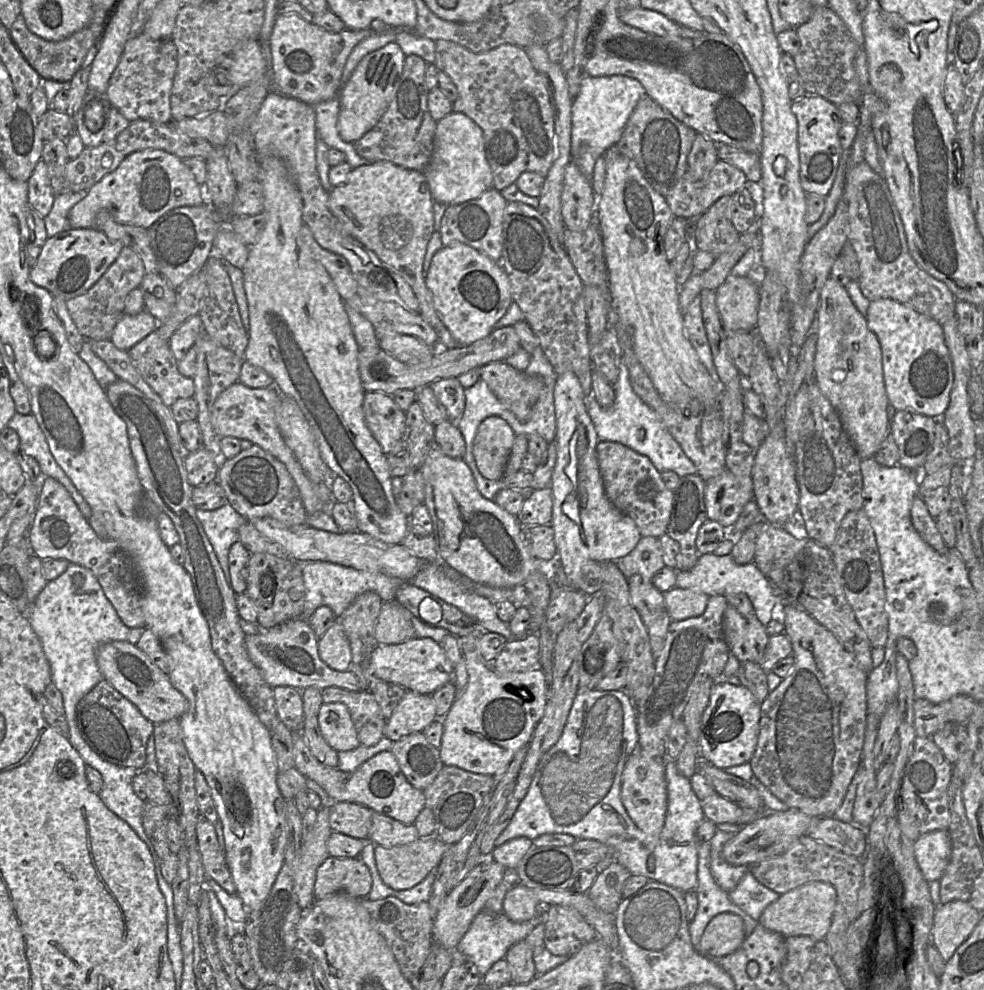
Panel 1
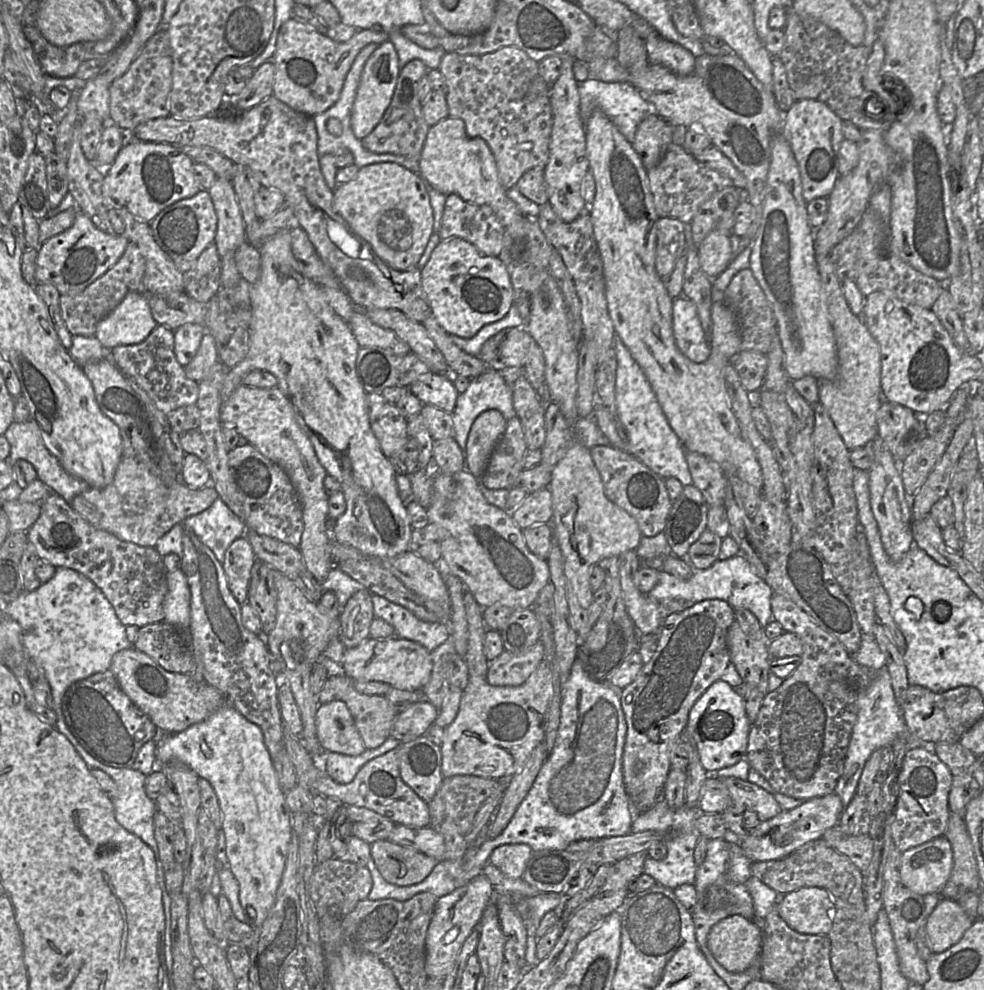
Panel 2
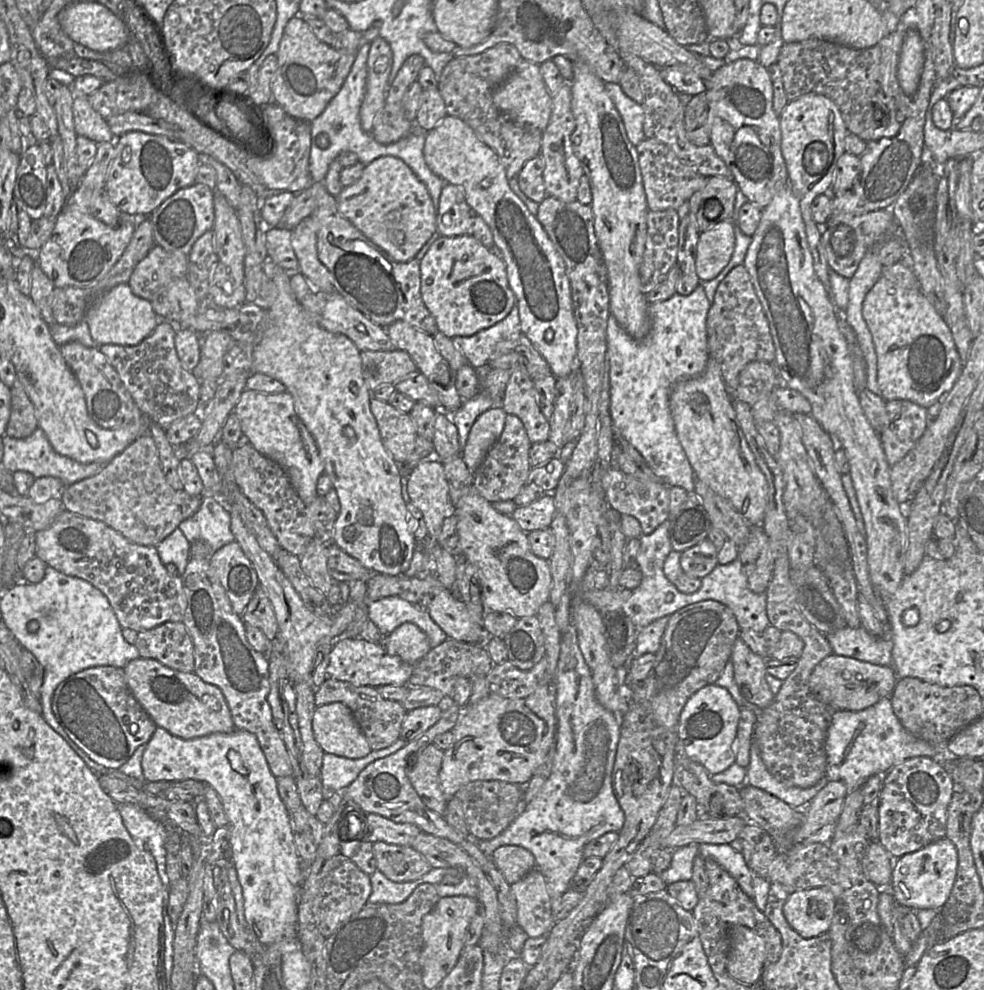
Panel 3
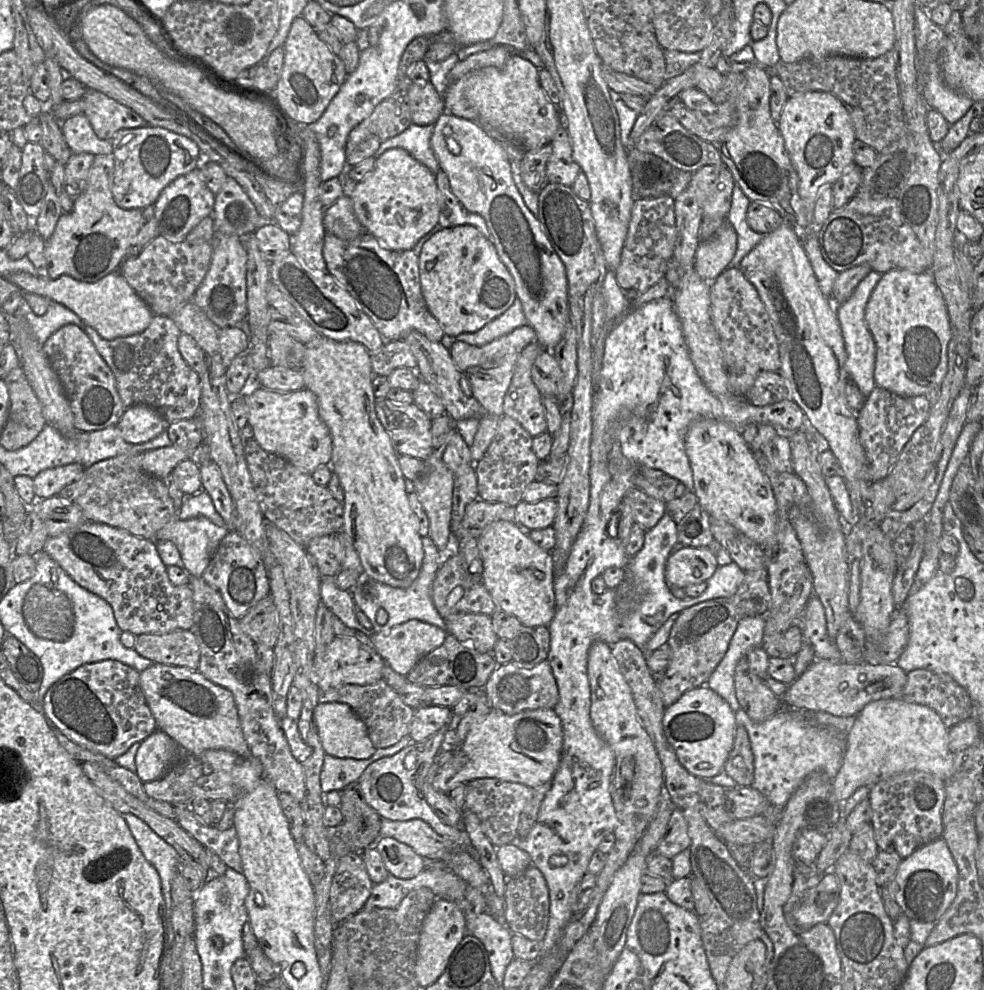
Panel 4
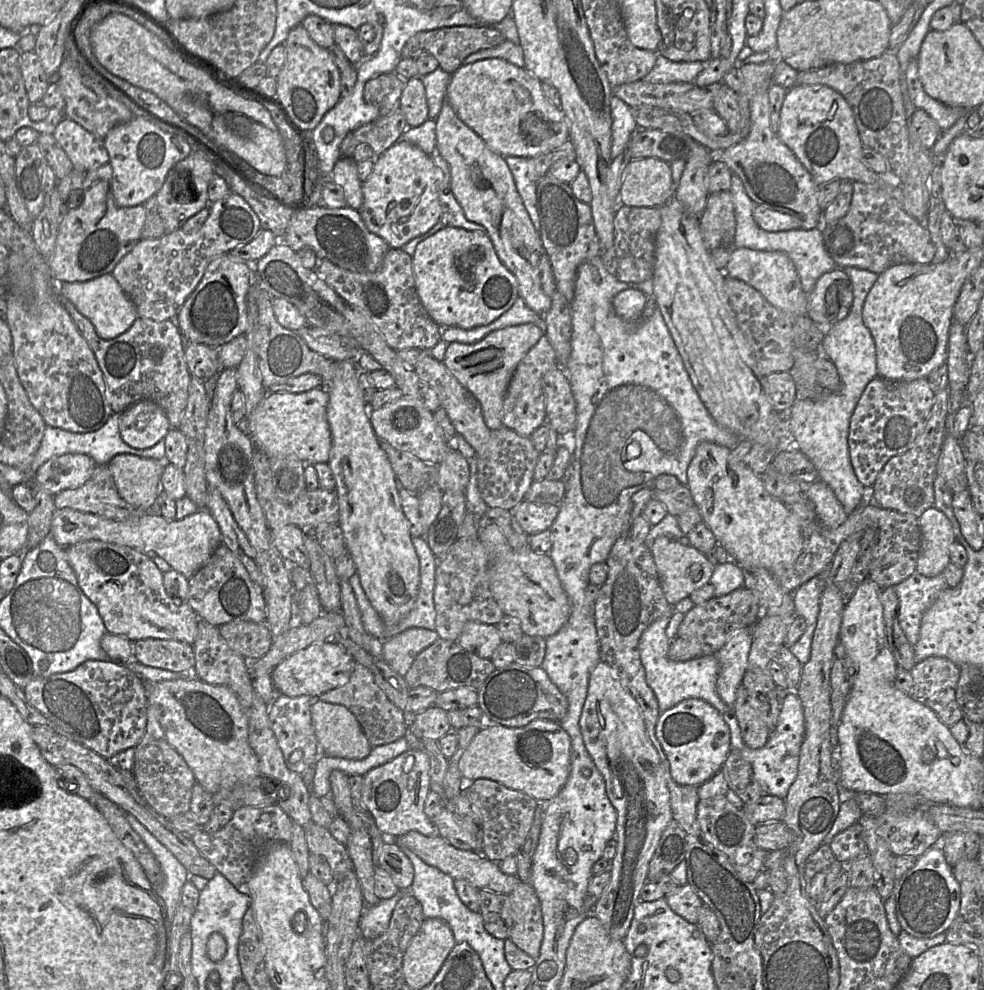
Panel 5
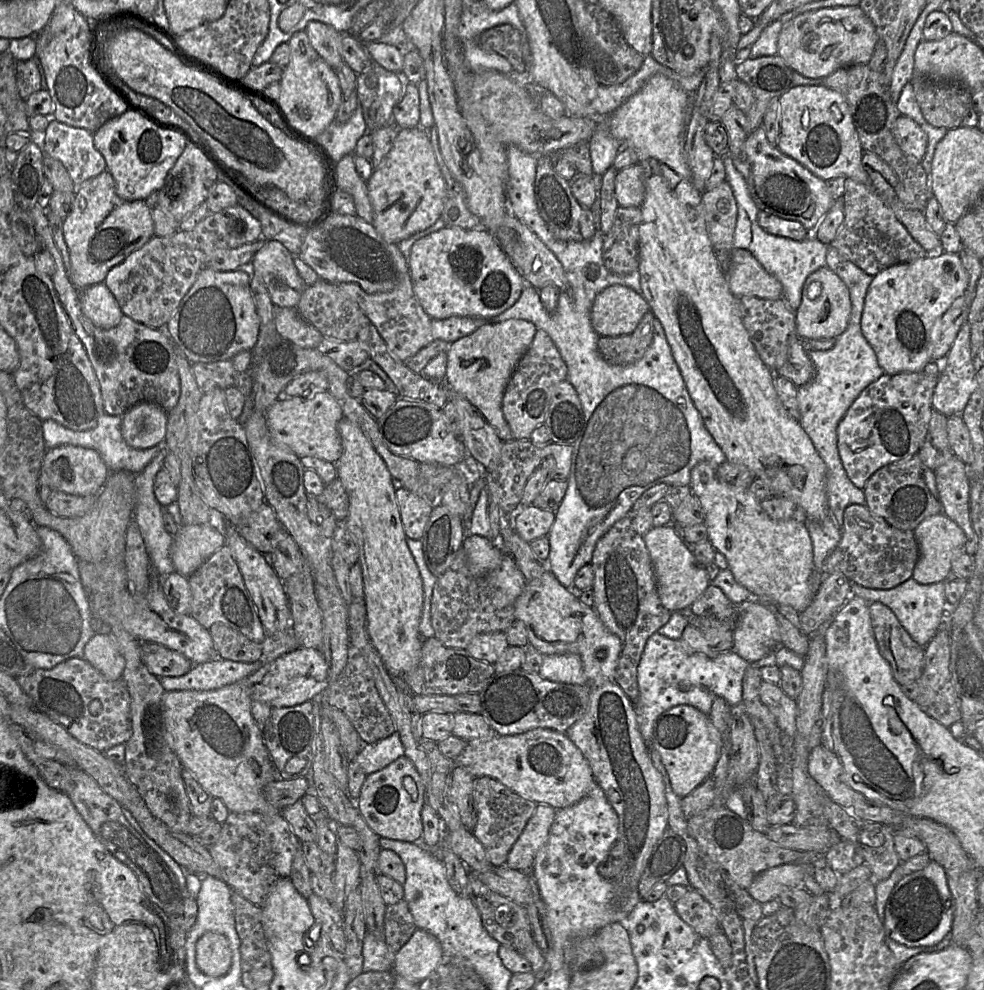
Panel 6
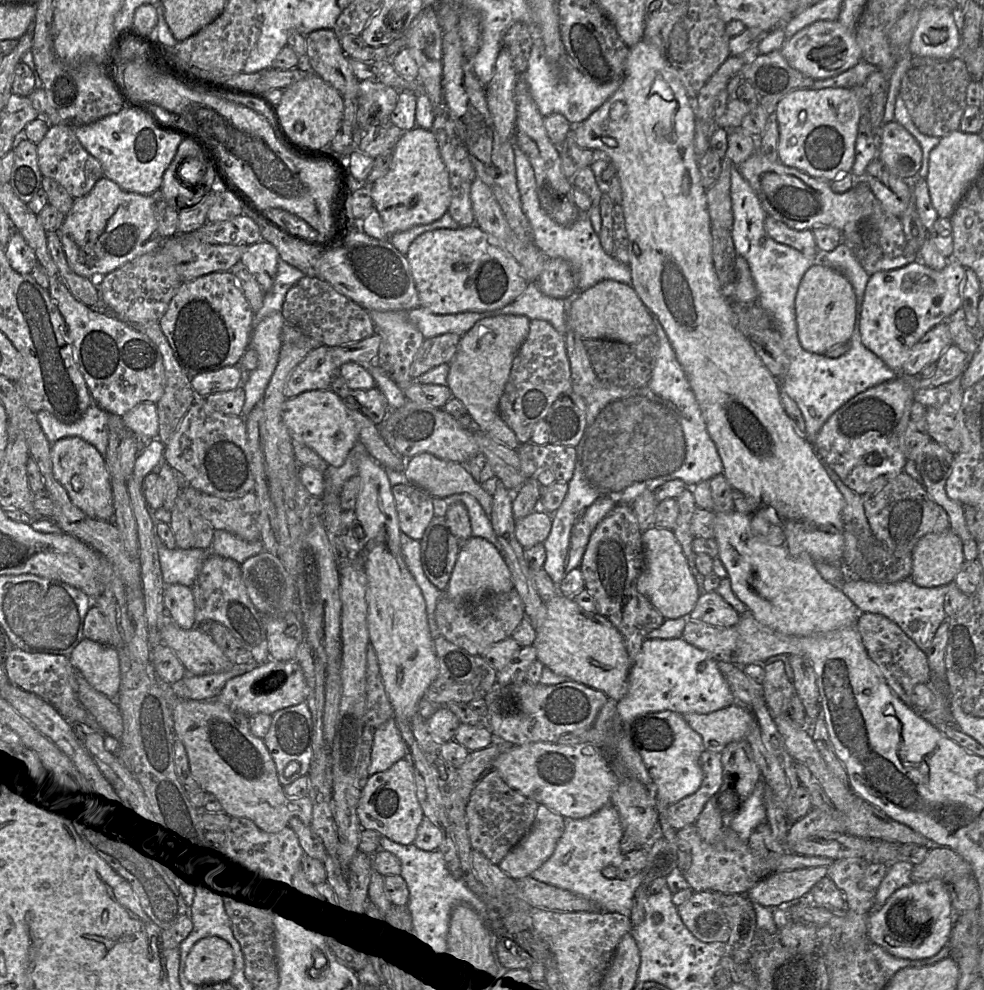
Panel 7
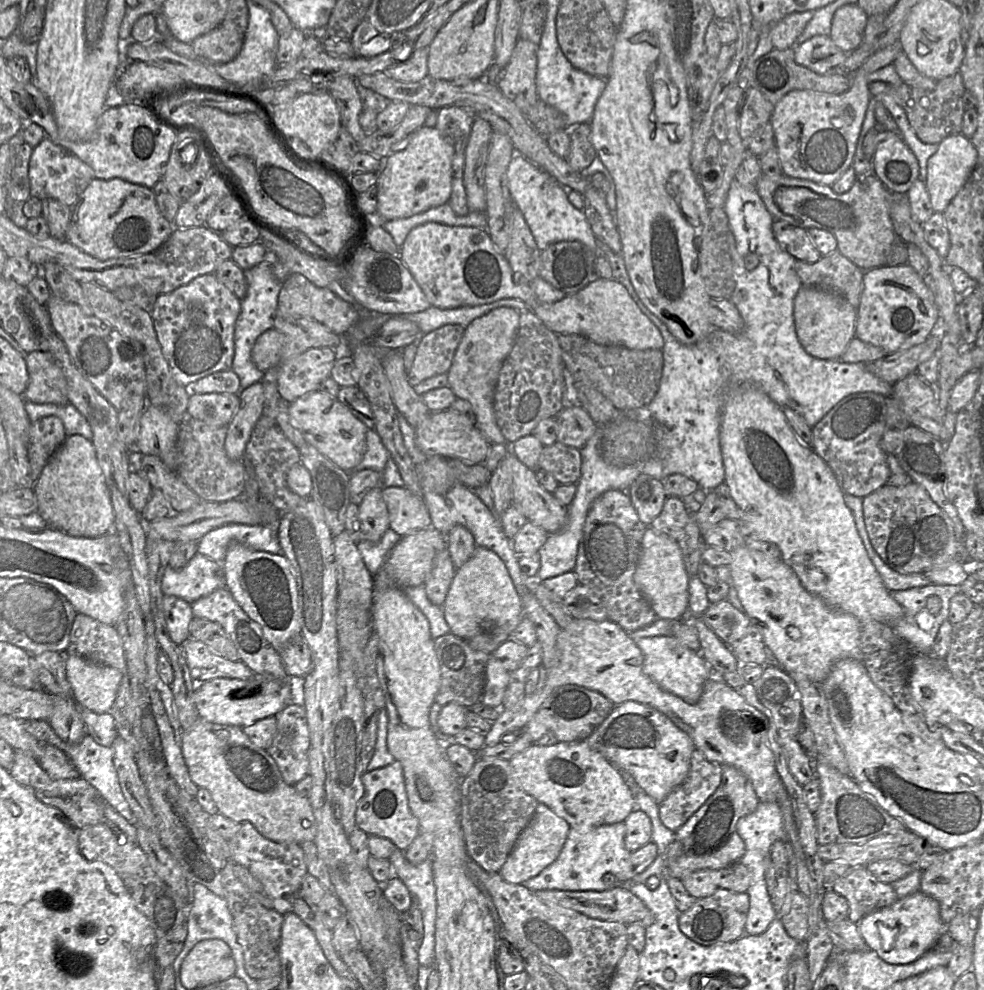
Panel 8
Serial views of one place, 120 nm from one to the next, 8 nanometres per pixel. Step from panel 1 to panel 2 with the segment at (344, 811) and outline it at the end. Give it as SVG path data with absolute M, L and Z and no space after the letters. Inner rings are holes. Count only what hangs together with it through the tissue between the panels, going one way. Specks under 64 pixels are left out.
M353 805L345 806L346 821L351 824L352 834L372 844L378 840L388 840L395 824L385 816L370 809Z

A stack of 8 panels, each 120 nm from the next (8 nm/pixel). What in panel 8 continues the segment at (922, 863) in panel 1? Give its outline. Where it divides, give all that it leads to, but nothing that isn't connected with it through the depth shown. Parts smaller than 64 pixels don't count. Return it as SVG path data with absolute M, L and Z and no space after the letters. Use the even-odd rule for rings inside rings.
M922 891L899 898L892 905L866 915L858 928L867 948L889 964L910 964L928 950L936 950L946 932L946 925L940 917L939 902Z

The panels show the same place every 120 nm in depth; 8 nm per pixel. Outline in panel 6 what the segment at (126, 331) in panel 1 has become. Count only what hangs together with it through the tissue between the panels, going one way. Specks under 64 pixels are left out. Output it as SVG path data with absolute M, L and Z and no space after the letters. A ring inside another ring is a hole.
M103 282L82 290L79 299L83 314L98 328L113 328L123 317L116 299Z

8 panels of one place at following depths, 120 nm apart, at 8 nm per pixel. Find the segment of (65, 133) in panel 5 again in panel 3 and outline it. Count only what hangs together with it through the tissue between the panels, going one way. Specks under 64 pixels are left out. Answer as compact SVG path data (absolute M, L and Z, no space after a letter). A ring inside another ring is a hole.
M76 95L72 107L75 132L97 144L101 142L114 143L115 137L103 118L95 111L88 101L88 95Z

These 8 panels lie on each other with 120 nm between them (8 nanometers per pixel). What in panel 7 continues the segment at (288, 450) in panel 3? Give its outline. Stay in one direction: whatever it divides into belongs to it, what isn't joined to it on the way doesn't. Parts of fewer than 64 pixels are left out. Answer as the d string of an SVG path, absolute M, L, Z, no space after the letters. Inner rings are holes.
M329 389L306 391L287 398L282 405L282 418L291 440L304 443L332 467L342 466L358 442L357 428L344 400Z

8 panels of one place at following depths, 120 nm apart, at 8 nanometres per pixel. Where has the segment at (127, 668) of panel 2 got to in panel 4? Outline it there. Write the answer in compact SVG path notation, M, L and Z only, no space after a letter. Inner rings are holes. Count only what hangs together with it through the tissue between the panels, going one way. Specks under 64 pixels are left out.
M153 663L139 673L140 686L157 729L172 738L185 754L200 758L207 750L250 756L232 693L207 680L197 670Z

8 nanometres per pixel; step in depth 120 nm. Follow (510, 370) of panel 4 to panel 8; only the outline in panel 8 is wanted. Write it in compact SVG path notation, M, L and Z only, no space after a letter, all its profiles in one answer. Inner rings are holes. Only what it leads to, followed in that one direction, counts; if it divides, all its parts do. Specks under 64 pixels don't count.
M499 307L474 319L464 331L447 372L448 387L455 396L468 401L476 416L476 427L492 444L507 444L494 414L494 394L499 372L510 354L519 327L520 312Z

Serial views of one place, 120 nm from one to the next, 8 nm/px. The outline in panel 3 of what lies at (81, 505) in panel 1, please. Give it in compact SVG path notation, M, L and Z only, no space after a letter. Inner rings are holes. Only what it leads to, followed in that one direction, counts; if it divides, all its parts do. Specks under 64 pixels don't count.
M37 427L36 430L26 438L13 438L8 435L3 436L4 454L2 465L10 472L23 470L33 474L35 478L51 476L60 479L65 486L91 477L100 472L107 463L92 462L83 464L67 456L56 452L47 439L43 429Z

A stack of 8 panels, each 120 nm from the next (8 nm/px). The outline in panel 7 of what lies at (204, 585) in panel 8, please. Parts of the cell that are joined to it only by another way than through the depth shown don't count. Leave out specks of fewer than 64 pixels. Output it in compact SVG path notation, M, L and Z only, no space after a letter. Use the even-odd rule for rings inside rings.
M157 538L157 551L164 584L182 584L191 587L208 557L203 549L168 549Z

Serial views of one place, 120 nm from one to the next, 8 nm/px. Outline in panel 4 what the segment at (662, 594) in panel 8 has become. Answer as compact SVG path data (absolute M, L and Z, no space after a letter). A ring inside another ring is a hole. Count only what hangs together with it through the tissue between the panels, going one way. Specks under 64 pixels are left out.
M683 547L670 554L665 565L665 580L669 587L685 588L706 582L716 571L716 556L708 547Z

